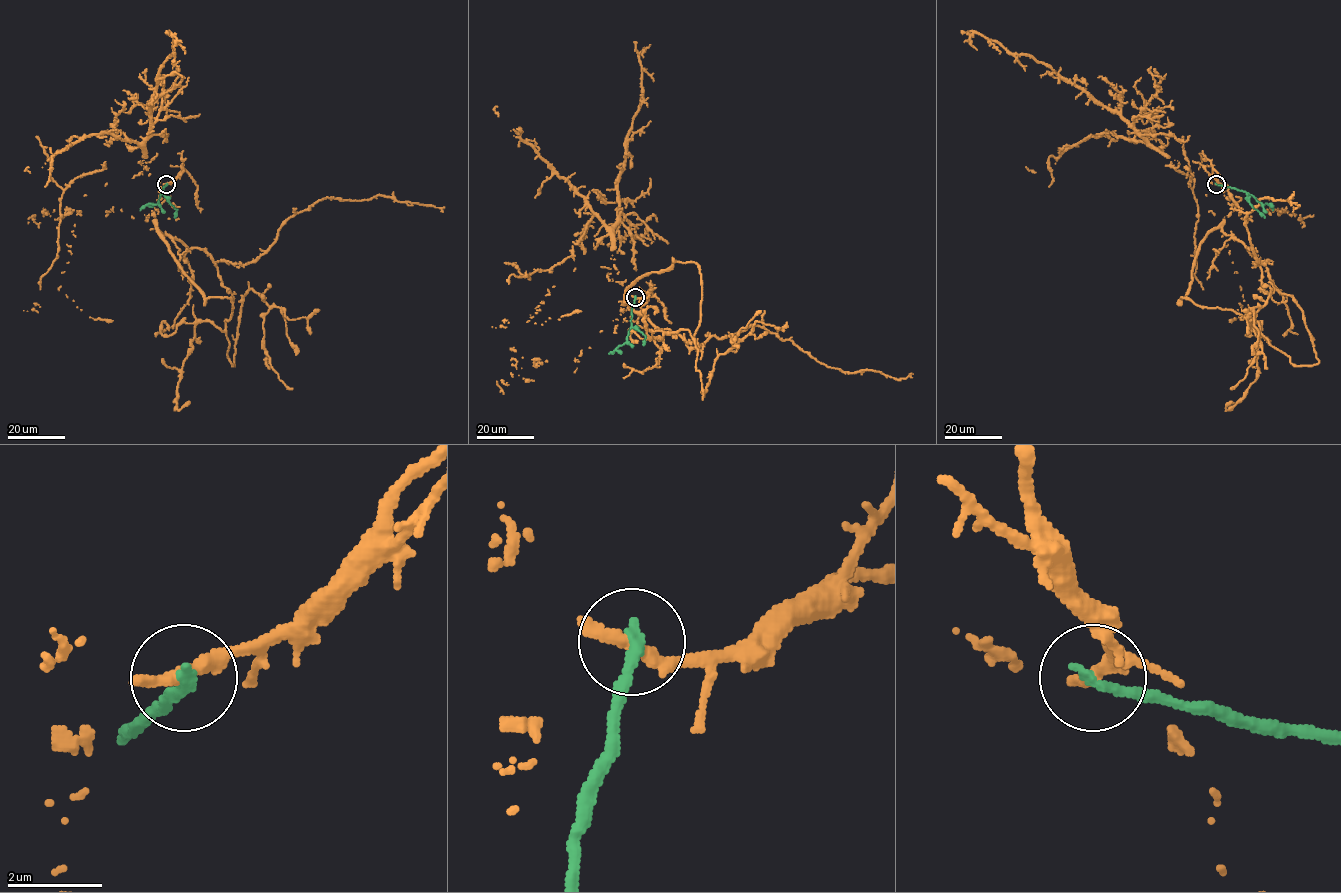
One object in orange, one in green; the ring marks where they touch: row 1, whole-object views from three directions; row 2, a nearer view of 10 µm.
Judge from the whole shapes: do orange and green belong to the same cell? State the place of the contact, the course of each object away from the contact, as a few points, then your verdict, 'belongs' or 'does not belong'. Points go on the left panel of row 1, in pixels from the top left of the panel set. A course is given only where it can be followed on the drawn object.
at (166, 184); orange runs (167, 184), (157, 230), (205, 299), (233, 303), (229, 361), (252, 289), (269, 306), (269, 363), (292, 389); green runs (167, 184), (159, 202), (146, 204), (140, 210); does not belong

